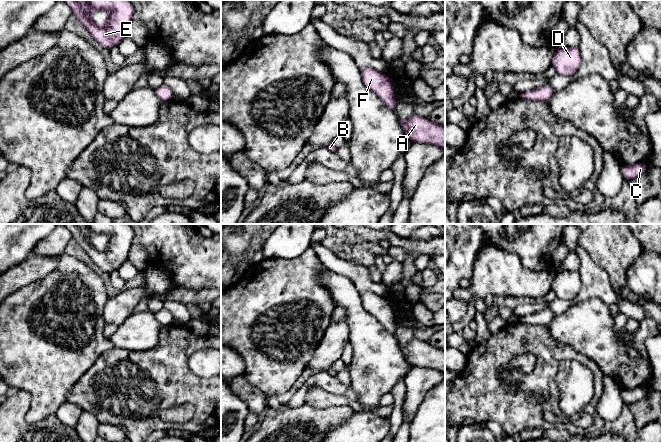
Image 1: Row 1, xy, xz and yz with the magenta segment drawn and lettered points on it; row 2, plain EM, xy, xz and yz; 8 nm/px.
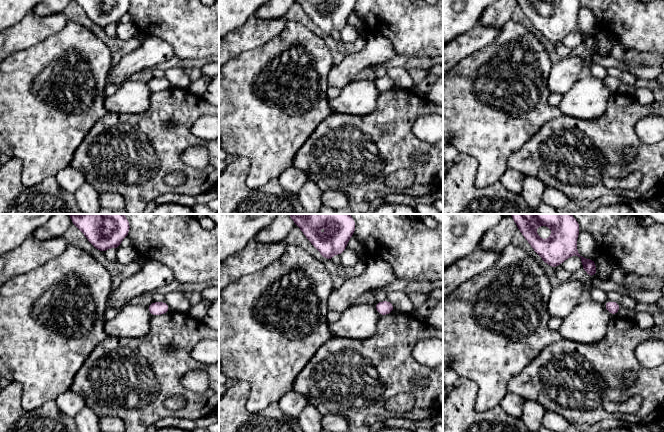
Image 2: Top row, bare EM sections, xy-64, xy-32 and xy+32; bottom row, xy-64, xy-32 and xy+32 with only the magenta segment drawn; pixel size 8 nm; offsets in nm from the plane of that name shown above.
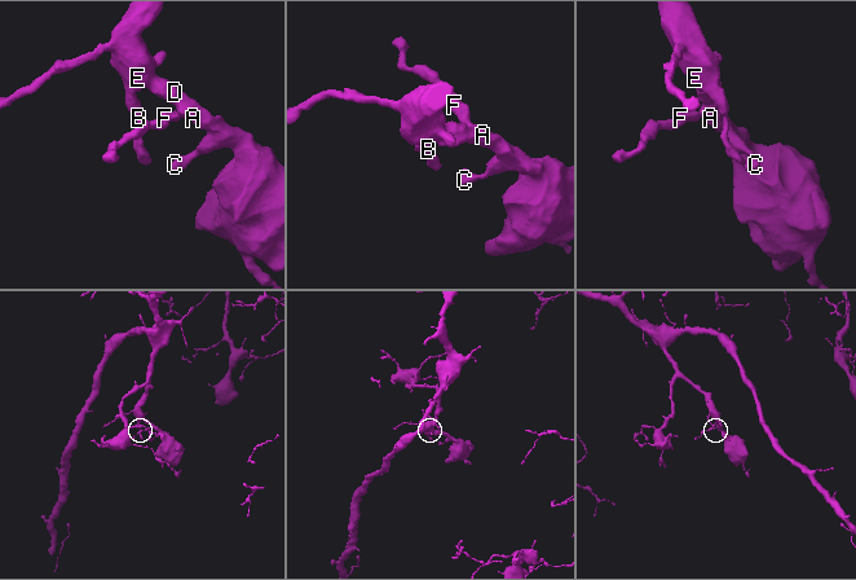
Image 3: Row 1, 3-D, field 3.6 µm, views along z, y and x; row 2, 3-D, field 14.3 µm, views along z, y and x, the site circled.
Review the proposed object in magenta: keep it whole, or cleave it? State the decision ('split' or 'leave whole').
leave whole

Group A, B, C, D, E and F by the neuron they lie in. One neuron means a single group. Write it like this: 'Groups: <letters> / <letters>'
Groups: A B C D E F

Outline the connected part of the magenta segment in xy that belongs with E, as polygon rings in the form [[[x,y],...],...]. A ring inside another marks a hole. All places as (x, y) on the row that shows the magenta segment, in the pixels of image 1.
[[[64,0],[79,22],[103,48],[111,50],[128,37],[134,8],[128,0]],[[94,11],[105,11],[107,20],[97,25],[91,18]]]

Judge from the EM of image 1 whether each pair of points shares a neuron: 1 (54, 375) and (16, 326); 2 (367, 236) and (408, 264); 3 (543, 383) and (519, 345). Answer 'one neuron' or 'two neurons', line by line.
1: one neuron
2: one neuron
3: one neuron

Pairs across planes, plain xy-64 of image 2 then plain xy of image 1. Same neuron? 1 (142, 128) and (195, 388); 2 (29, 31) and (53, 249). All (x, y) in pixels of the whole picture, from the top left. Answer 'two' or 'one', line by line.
1: one
2: two

